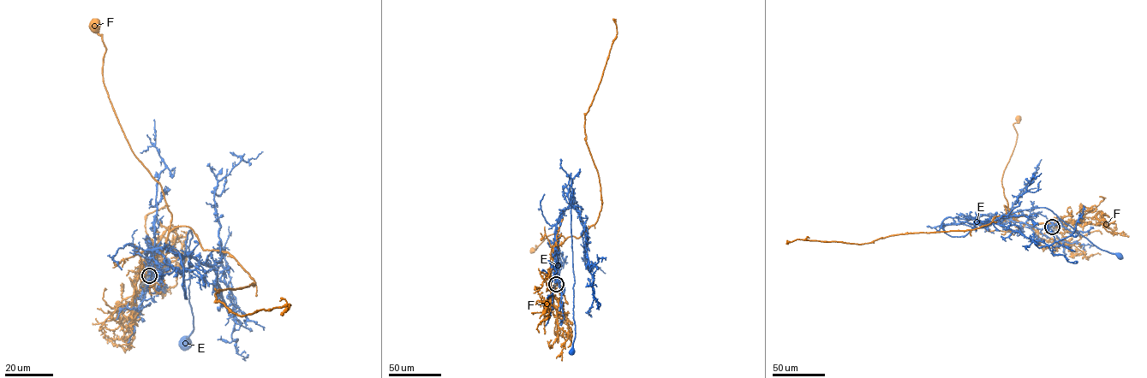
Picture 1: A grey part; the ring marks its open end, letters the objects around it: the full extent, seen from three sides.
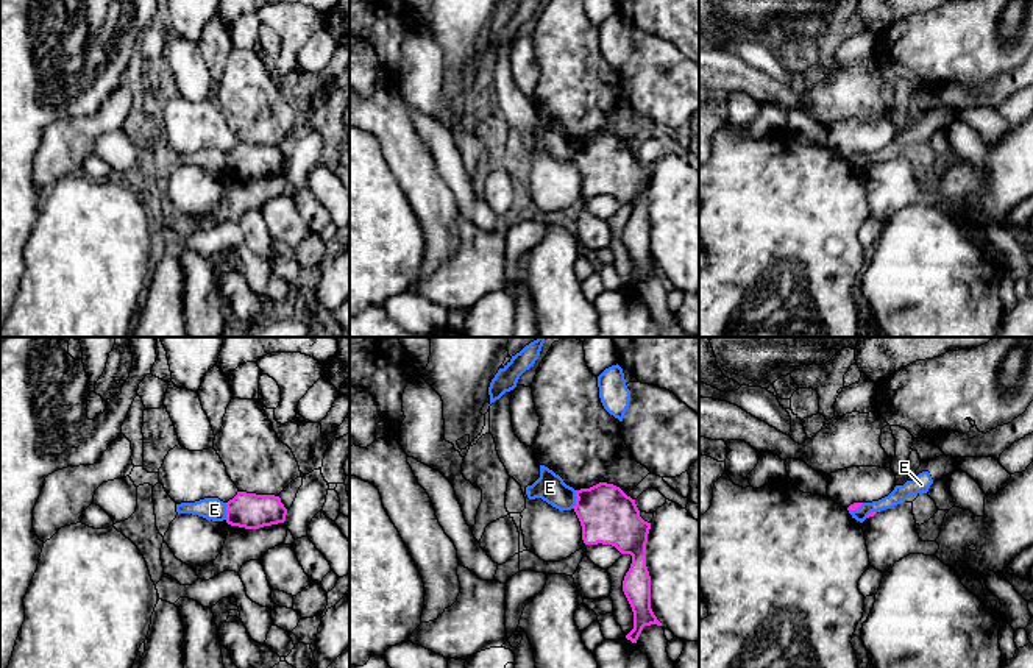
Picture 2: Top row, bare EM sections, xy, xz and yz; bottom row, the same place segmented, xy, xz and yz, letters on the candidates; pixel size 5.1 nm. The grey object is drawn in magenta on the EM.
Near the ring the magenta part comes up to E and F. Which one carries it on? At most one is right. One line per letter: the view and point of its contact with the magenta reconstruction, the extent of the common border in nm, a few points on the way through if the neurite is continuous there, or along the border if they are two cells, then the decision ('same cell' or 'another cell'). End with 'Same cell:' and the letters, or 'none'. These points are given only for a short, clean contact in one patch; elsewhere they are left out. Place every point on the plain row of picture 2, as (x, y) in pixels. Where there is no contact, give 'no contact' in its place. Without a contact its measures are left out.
E: meets magenta in xz at (576, 150); contact 100 nm long; border along xz (576, 141), (576, 155), (573, 158); another cell
F: no contact; another cell
Same cell: none

